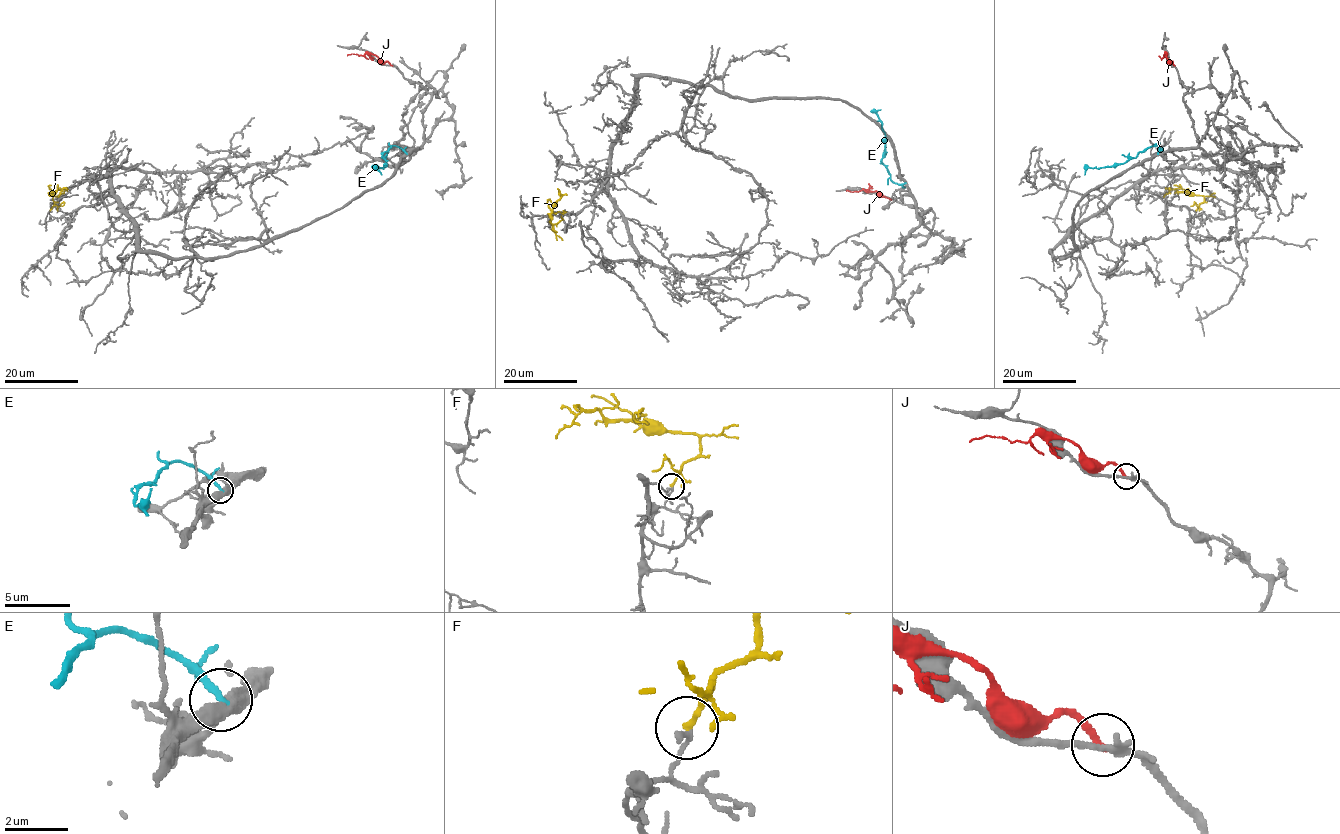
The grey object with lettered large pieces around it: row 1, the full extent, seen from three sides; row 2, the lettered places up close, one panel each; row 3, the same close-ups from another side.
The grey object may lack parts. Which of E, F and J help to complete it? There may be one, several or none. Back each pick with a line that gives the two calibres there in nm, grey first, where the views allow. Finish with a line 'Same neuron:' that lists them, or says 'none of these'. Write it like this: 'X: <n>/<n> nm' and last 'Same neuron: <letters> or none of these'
Same neuron: none of these

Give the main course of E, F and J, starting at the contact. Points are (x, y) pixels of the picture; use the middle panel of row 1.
E: (905, 182), (894, 182), (882, 163), (885, 135), (876, 113), (880, 109)
F: (549, 221), (551, 229), (552, 207), (560, 198), (557, 189)
J: (890, 199), (863, 189), (846, 190)

